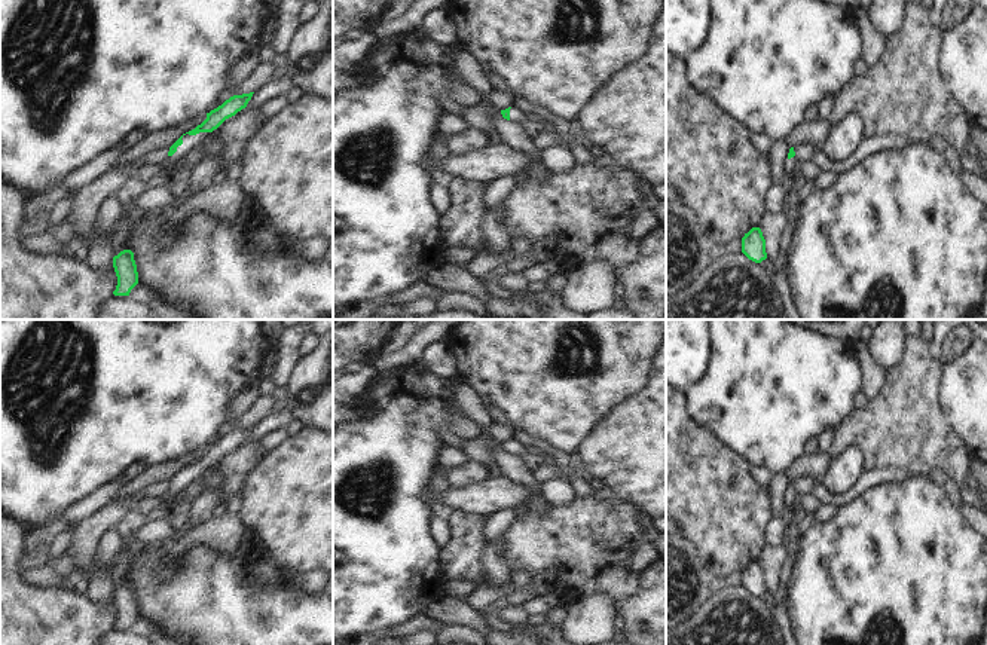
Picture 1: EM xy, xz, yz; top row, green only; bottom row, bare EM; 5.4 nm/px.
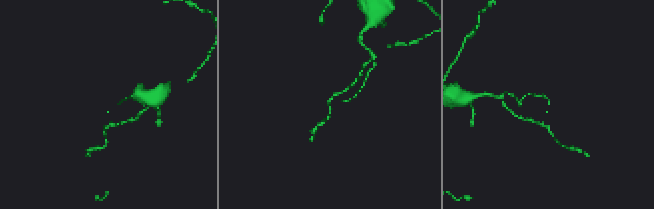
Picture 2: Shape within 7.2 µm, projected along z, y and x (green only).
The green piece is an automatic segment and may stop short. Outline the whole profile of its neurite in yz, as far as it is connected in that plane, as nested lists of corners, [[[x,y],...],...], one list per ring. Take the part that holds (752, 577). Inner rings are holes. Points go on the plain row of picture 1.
[[[752,560],[742,571],[742,586],[752,594],[761,596],[767,591],[766,572],[760,560]]]

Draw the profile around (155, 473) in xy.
[[[201,446],[196,450],[190,452],[189,455],[178,458],[175,461],[155,464],[144,468],[132,480],[122,483],[109,501],[128,498],[135,492],[141,492],[146,486],[152,483],[161,480],[171,480],[183,467],[195,462],[205,452],[207,452],[207,446]]]

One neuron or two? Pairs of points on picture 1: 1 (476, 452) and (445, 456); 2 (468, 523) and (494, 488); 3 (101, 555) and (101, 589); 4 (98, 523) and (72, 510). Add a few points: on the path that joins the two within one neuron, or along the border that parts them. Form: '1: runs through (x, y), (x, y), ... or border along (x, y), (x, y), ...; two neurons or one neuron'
1: border along (457, 449), (467, 458); two neurons
2: border along (454, 511), (485, 517); two neurons
3: runs through (106, 564), (101, 580); one neuron
4: border along (107, 500), (75, 525); two neurons

